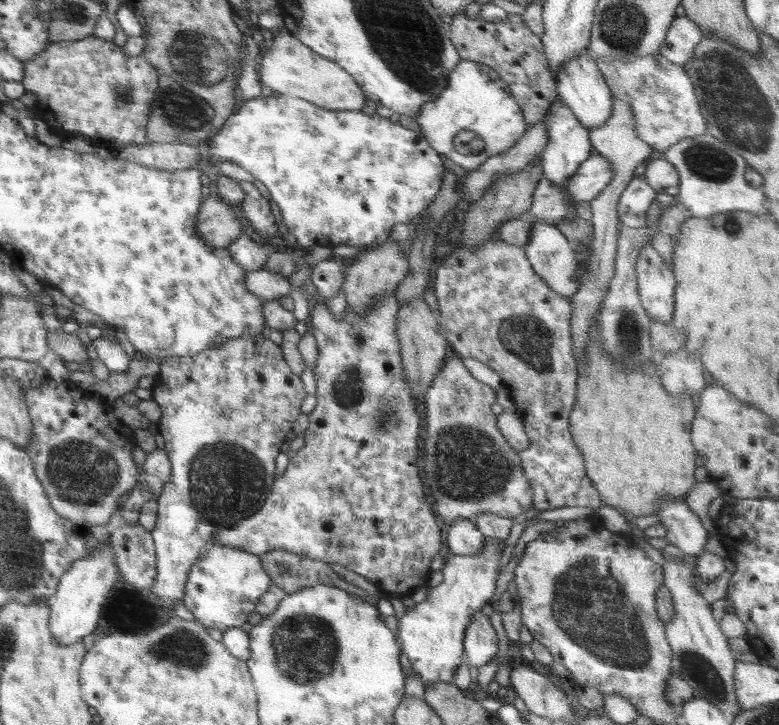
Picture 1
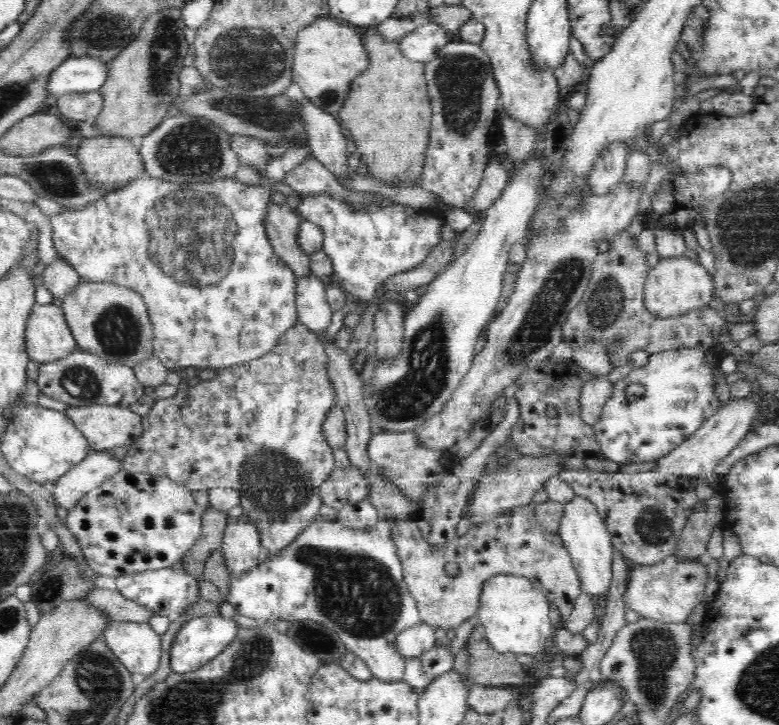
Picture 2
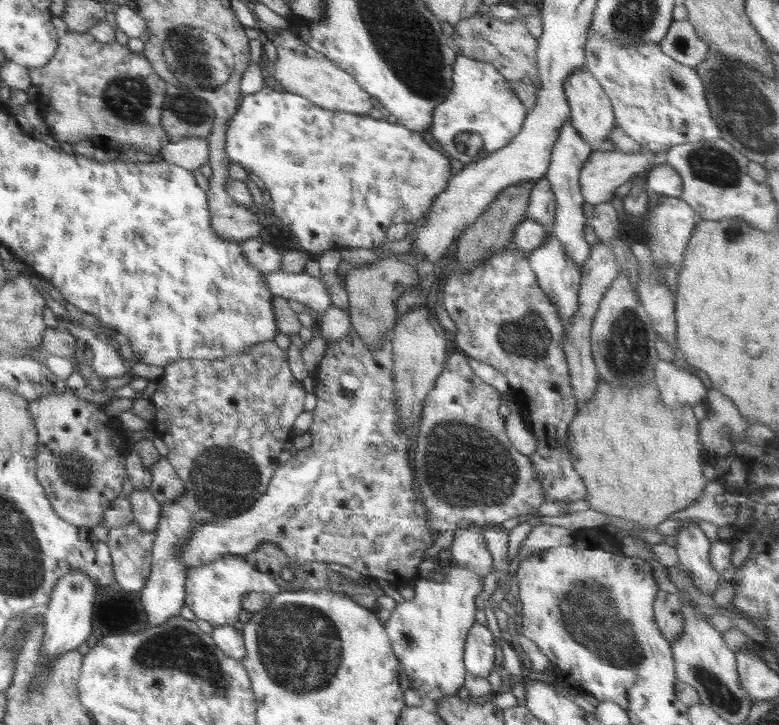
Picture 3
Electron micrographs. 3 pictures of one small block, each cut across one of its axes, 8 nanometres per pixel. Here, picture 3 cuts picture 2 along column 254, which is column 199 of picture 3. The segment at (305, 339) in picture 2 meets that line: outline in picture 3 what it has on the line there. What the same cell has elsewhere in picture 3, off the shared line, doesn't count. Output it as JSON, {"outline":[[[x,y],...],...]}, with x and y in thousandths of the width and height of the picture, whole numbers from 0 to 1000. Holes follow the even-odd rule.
{"outline":[[[339,470],[339,472],[330,472],[327,476],[321,477],[321,480],[315,480],[309,487],[302,488],[302,490],[295,490],[284,495],[275,495],[275,497],[267,497],[267,495],[226,495],[218,499],[218,502],[209,503],[208,505],[211,509],[209,516],[200,524],[200,537],[195,546],[193,548],[193,552],[198,556],[198,560],[200,561],[200,571],[198,581],[200,582],[200,597],[198,600],[203,600],[211,607],[213,611],[213,615],[216,617],[216,626],[214,626],[214,633],[217,634],[217,639],[223,644],[223,648],[226,650],[226,654],[231,658],[231,662],[234,663],[235,668],[235,683],[231,683],[226,690],[222,691],[216,691],[216,692],[209,692],[207,694],[207,701],[208,701],[208,714],[205,714],[205,723],[203,723],[203,728],[200,728],[199,737],[200,742],[198,745],[198,759],[195,759],[195,768],[194,768],[194,786],[193,786],[193,793],[190,793],[190,801],[187,801],[187,807],[185,807],[185,812],[178,817],[177,821],[177,828],[182,830],[182,836],[185,836],[185,841],[187,841],[187,847],[190,847],[190,861],[193,863],[190,865],[196,865],[196,863],[203,863],[207,862],[209,858],[213,858],[217,852],[225,851],[230,848],[231,841],[234,841],[234,836],[237,836],[237,814],[236,814],[236,804],[239,804],[239,785],[237,785],[237,778],[228,775],[228,763],[231,763],[231,757],[239,752],[239,746],[244,743],[244,737],[246,737],[246,732],[252,730],[252,727],[257,724],[262,724],[270,719],[277,719],[277,717],[285,717],[290,714],[299,714],[300,712],[306,712],[321,702],[322,698],[326,698],[326,694],[341,679],[343,670],[345,669],[347,661],[349,659],[349,655],[357,648],[358,644],[358,637],[357,637],[357,629],[359,623],[362,623],[363,619],[367,619],[372,614],[372,608],[376,603],[375,596],[376,596],[376,585],[379,583],[380,575],[386,570],[390,568],[390,549],[393,546],[393,538],[390,537],[390,532],[386,526],[379,521],[379,519],[374,514],[370,498],[368,498],[368,487],[365,486],[354,473],[349,470]]]}

